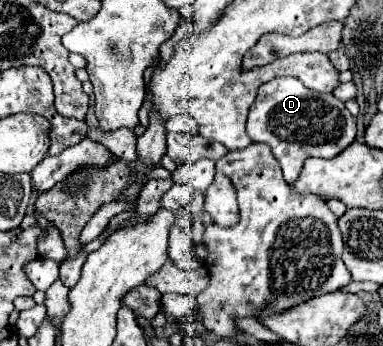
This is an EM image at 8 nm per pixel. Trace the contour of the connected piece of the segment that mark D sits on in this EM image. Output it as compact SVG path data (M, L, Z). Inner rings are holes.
M275 78L259 88L249 112L247 134L253 142L271 146L283 178L291 184L299 176L305 158L333 158L355 140L355 118L333 94L313 92L297 78Z

